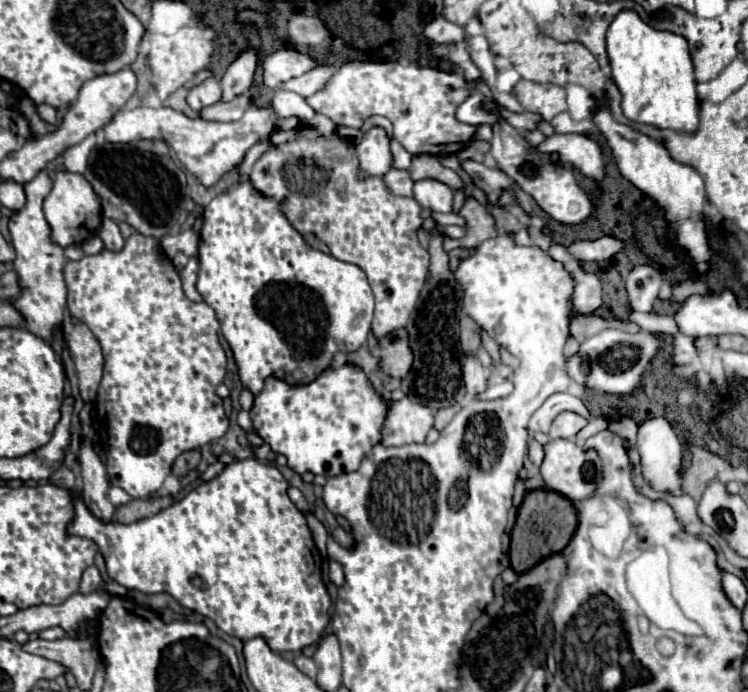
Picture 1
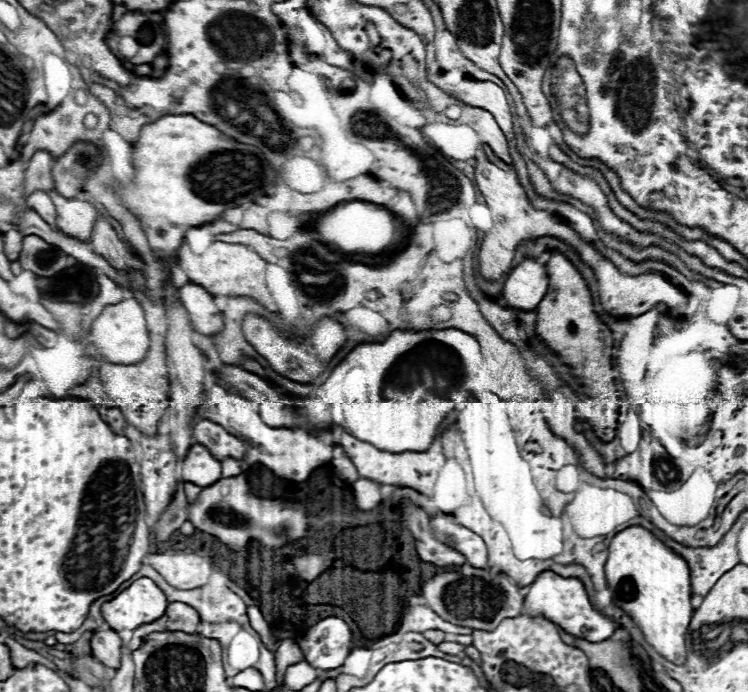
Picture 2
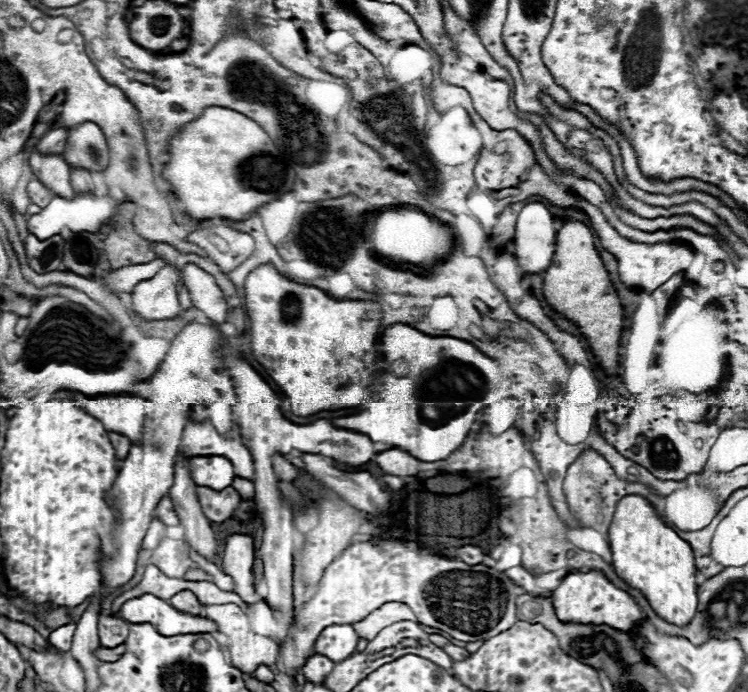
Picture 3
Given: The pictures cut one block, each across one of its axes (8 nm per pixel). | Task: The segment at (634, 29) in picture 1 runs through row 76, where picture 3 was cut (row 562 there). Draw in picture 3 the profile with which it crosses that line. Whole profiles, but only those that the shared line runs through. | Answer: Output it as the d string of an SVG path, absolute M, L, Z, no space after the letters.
M626 494L618 500L608 536L616 574L630 586L638 588L658 616L676 626L686 626L692 620L698 604L696 566L690 544L670 526L666 526L650 500L638 494Z

